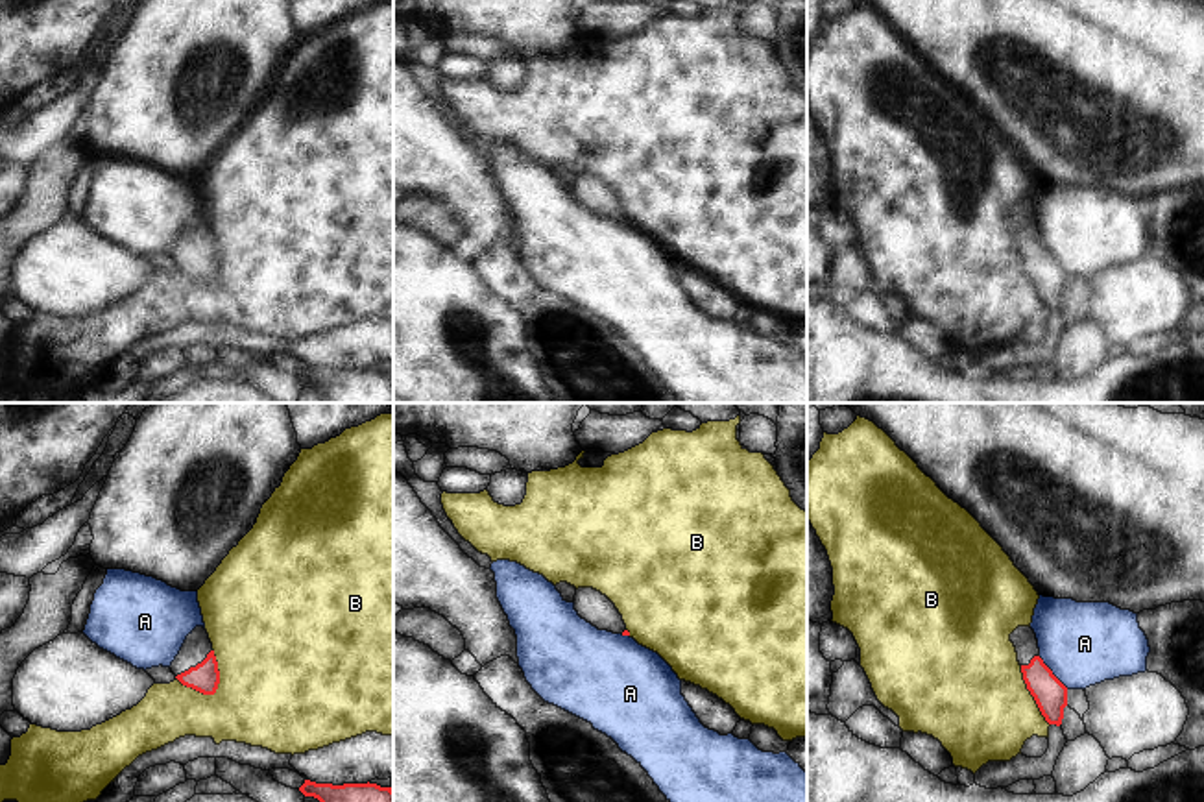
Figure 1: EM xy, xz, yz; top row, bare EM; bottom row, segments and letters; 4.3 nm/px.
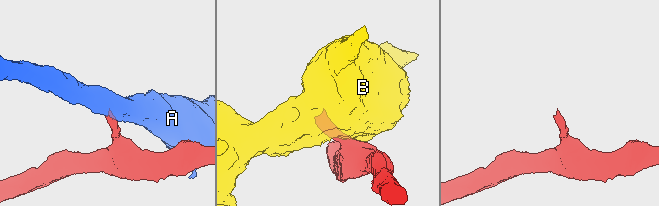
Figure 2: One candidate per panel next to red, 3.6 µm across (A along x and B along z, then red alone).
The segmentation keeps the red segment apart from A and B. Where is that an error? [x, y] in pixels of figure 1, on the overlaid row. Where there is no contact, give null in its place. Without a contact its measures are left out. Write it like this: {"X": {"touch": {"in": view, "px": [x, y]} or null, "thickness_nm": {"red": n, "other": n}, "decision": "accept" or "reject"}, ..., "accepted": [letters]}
{"A": {"touch": {"in": "yz", "px": [1051, 673]}, "thickness_nm": {"red": 140, "other": 360}, "decision": "reject"}, "B": {"touch": {"in": "xy", "px": [216, 688]}, "thickness_nm": {"red": 130, "other": 480}, "decision": "reject"}, "accepted": []}

